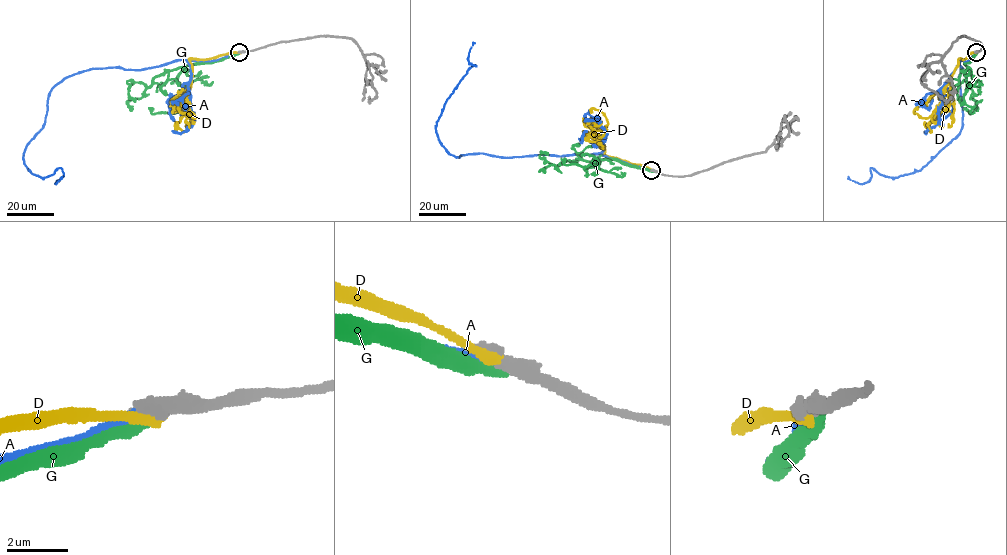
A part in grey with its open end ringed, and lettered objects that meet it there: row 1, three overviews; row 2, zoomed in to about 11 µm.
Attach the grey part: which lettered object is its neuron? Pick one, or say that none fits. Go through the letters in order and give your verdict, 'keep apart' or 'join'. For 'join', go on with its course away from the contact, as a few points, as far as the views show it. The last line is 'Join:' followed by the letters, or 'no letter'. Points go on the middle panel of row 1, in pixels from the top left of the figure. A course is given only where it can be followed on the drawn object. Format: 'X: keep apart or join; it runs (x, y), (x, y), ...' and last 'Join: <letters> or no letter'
A: join; it runs (651, 170), (598, 154), (449, 153), (436, 121), (476, 66), (468, 58), (474, 42)
D: keep apart
G: keep apart
Join: A

